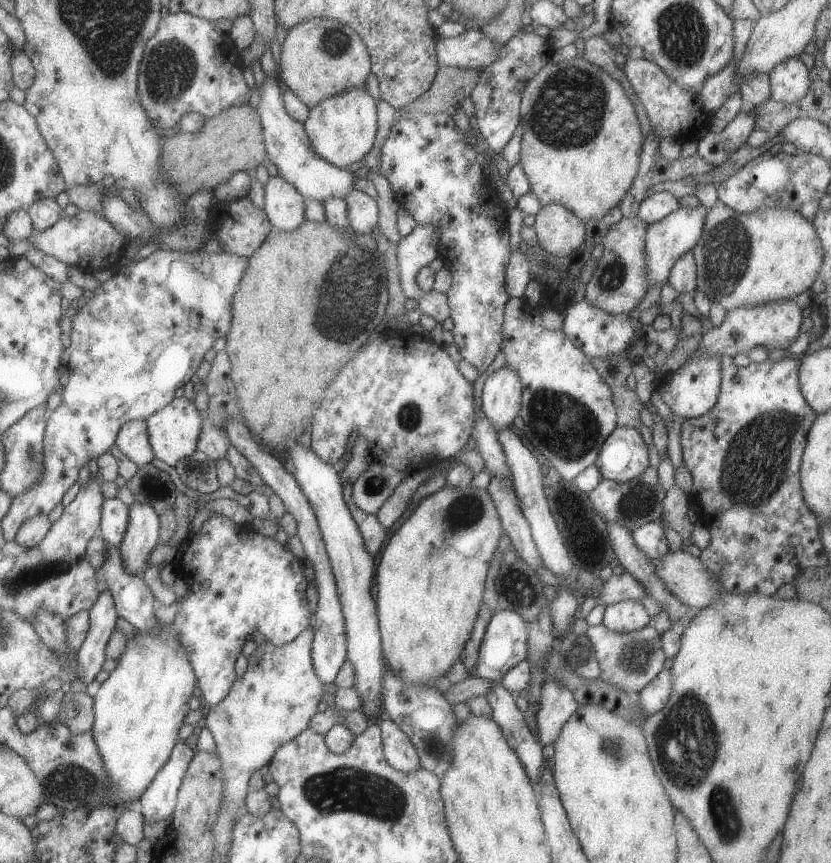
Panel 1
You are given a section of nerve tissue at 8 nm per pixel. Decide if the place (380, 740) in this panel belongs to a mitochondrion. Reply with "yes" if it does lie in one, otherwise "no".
no

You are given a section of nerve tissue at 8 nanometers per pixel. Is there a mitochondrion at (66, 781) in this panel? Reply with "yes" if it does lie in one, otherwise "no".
yes

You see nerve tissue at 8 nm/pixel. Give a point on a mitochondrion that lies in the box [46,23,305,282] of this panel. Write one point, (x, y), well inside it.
(171, 69)

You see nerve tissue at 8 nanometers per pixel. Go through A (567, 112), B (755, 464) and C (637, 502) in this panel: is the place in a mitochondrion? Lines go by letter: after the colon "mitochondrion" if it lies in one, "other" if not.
A: mitochondrion
B: mitochondrion
C: mitochondrion

